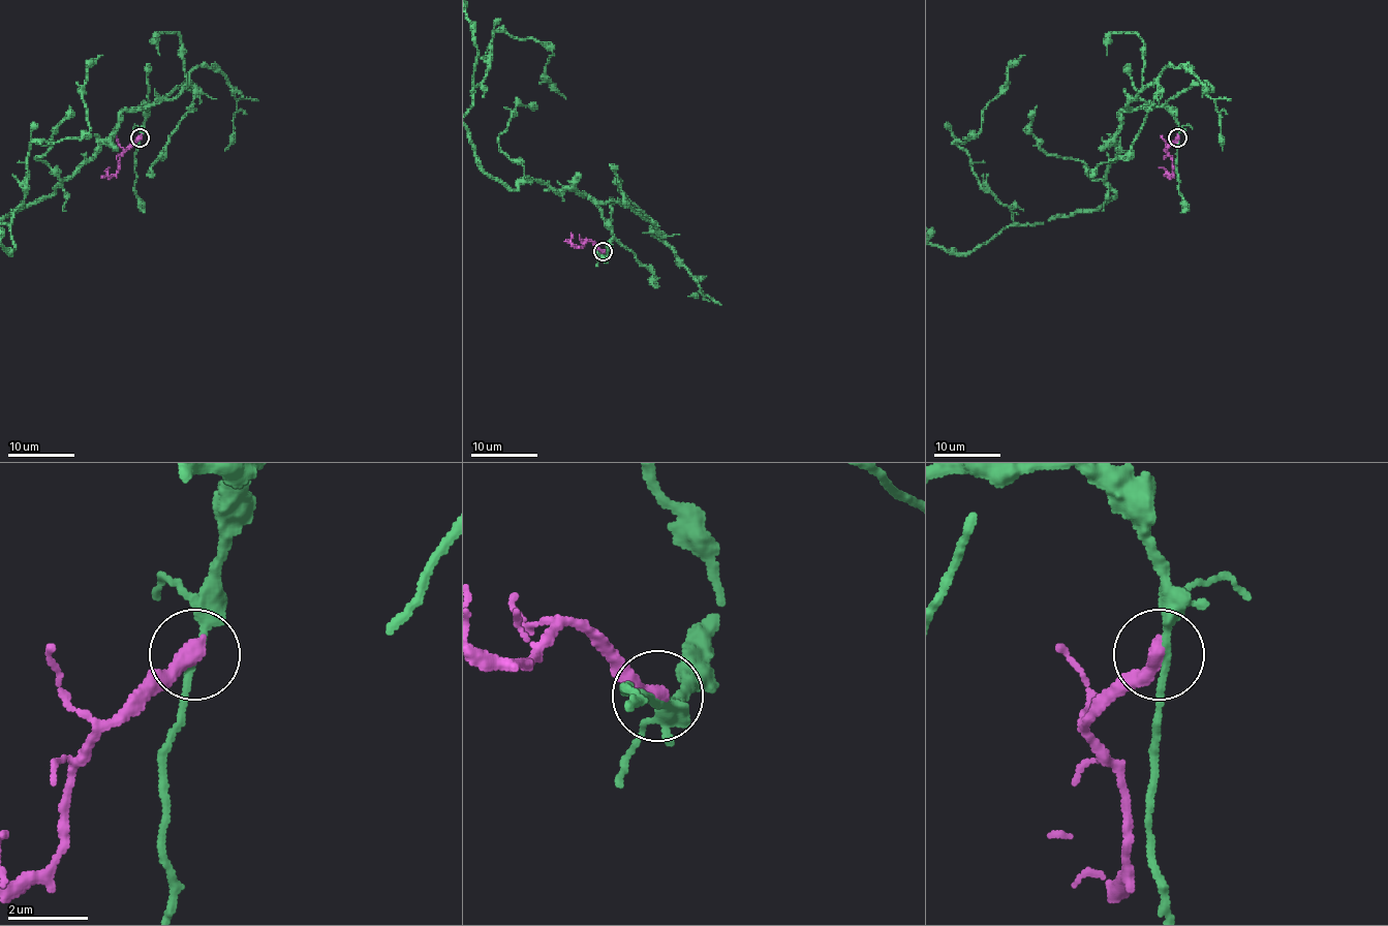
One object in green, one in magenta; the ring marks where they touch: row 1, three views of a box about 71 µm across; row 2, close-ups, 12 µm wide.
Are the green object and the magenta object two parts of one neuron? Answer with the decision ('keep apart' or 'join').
keep apart

